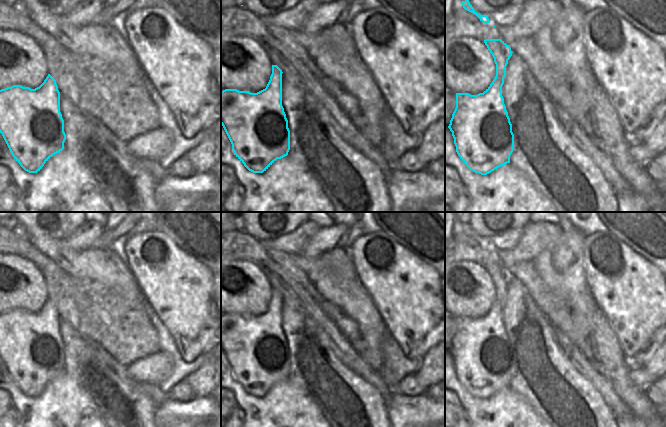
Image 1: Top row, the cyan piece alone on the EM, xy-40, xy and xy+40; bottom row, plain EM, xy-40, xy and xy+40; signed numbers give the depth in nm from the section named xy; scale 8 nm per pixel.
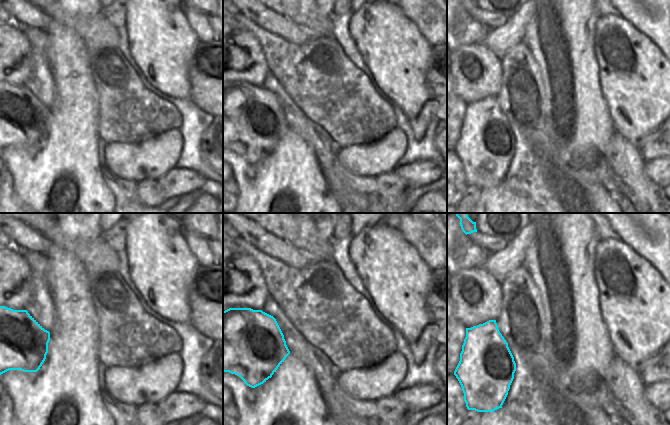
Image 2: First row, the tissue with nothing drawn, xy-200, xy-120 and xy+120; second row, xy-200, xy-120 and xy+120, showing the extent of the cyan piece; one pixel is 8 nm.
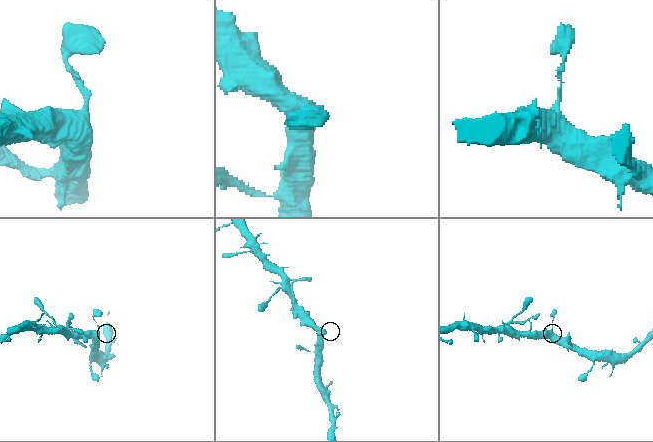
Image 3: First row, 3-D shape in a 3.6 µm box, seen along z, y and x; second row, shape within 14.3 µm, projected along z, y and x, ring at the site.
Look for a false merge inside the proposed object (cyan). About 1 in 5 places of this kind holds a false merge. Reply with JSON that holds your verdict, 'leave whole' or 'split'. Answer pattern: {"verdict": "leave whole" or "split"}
{"verdict": "leave whole"}

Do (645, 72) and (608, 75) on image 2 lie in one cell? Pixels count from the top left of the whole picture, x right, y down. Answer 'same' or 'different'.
same

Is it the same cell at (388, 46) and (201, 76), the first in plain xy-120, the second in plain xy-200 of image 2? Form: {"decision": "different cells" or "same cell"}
{"decision": "different cells"}

